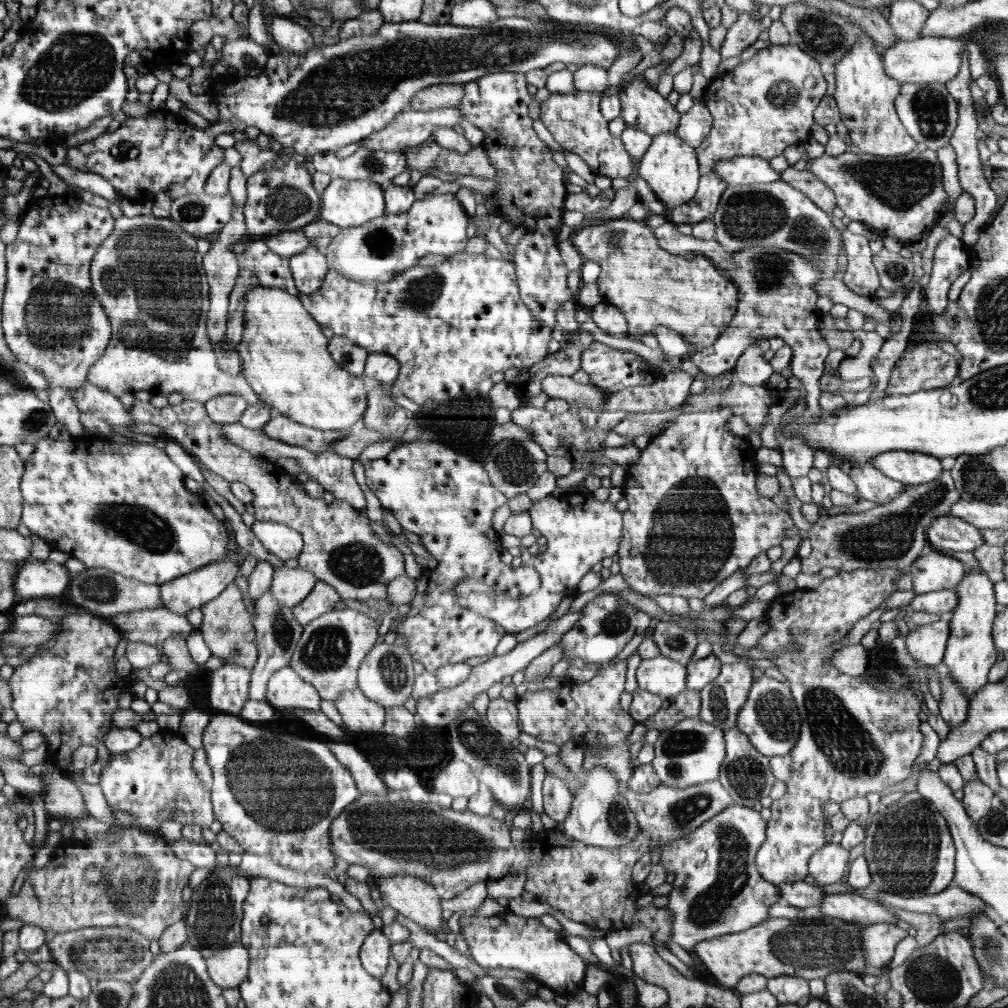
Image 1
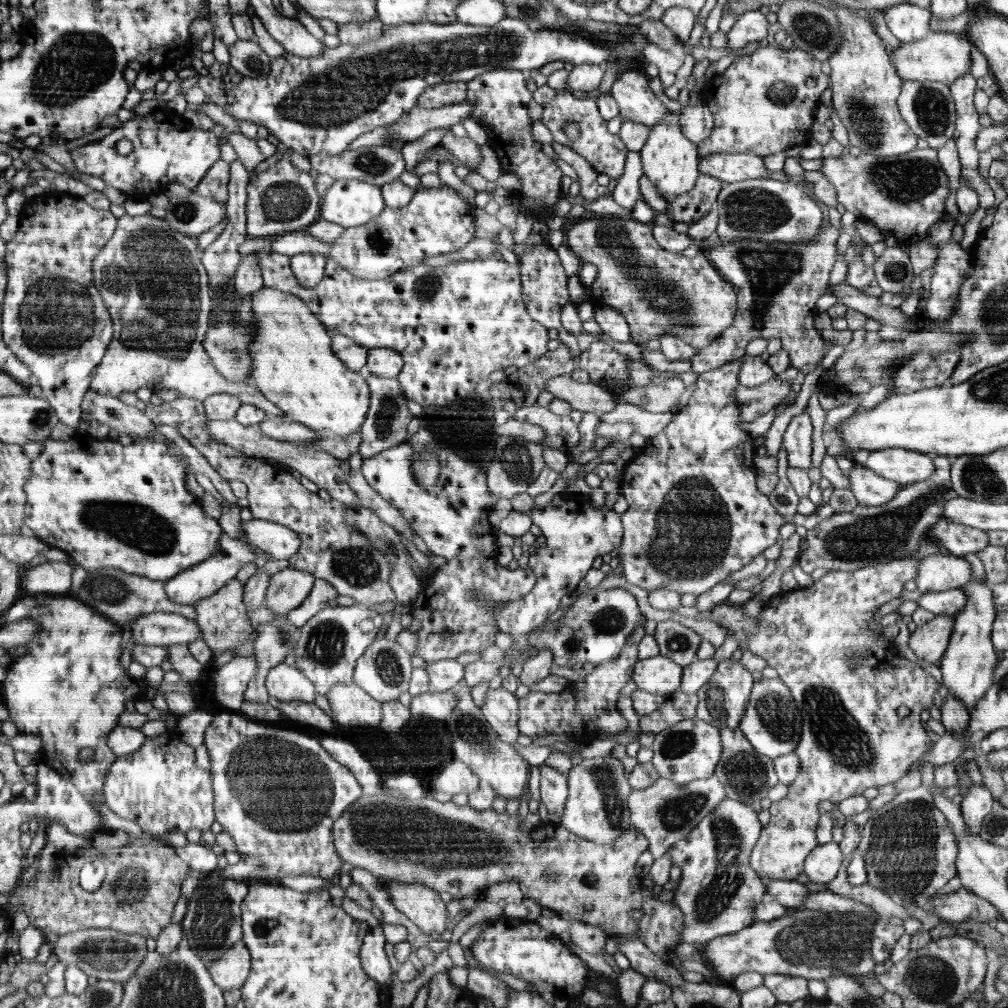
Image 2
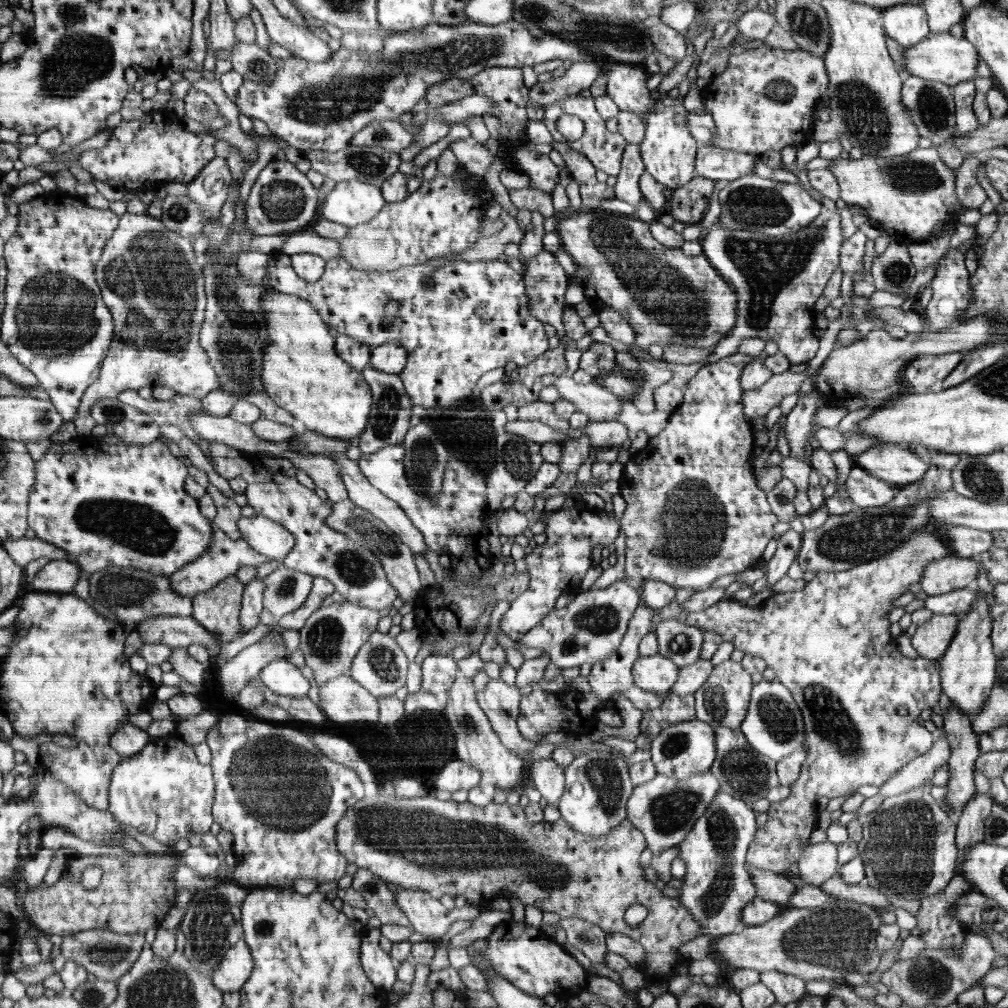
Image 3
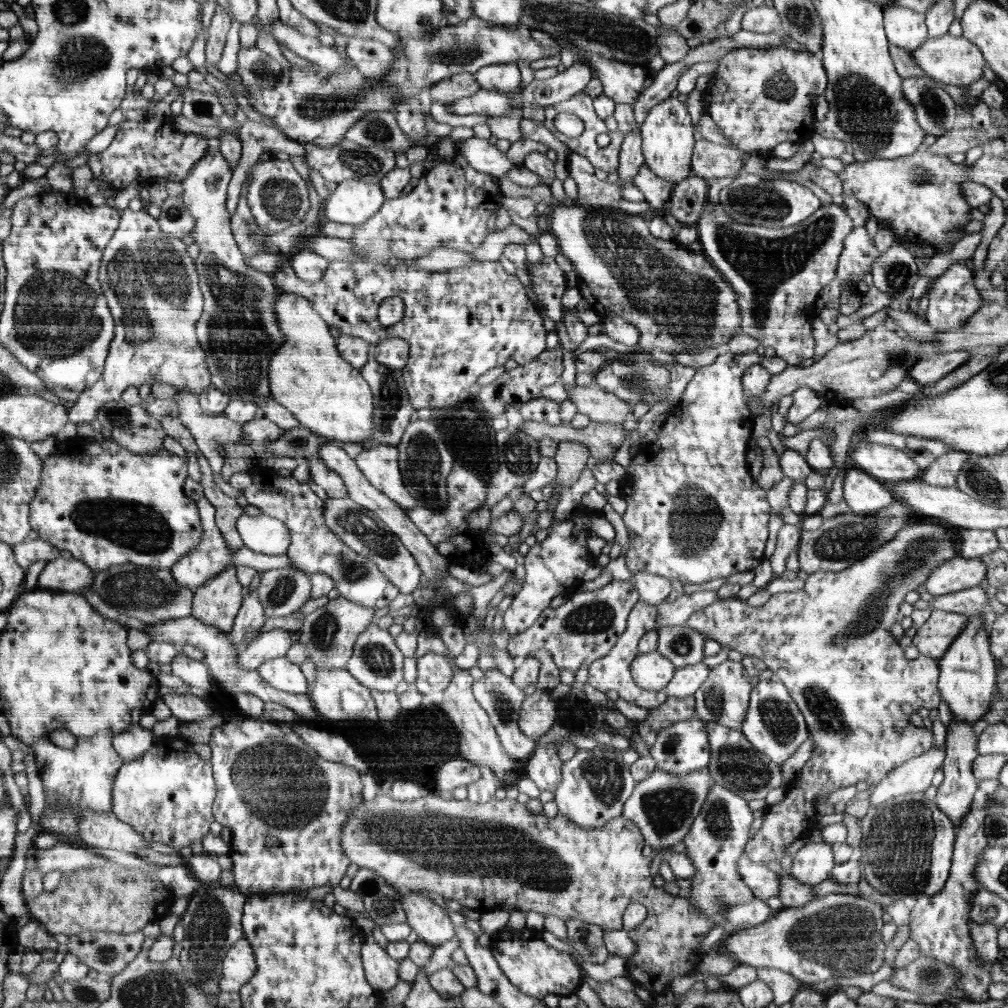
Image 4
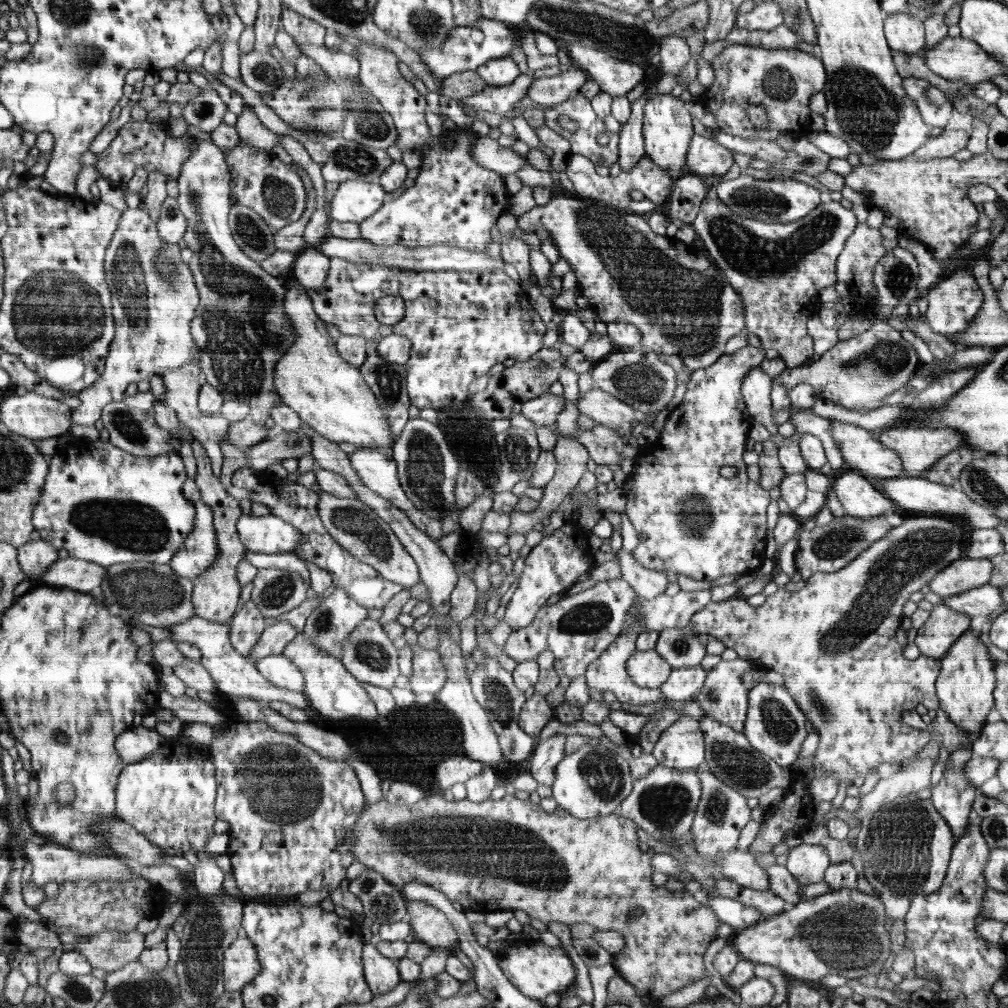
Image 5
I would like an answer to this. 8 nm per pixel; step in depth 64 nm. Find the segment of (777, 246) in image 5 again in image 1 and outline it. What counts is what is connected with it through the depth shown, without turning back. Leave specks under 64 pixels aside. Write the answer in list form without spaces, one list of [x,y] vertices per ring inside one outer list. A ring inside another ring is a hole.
[[[744,247],[730,255],[733,267],[726,271],[739,289],[738,311],[730,326],[711,347],[694,349],[689,358],[700,372],[719,375],[734,369],[740,356],[756,340],[782,338],[792,349],[792,374],[803,383],[803,390],[806,391],[806,413],[809,416],[821,416],[818,380],[824,374],[824,359],[830,348],[818,332],[817,322],[821,313],[816,305],[819,296],[815,284],[826,278],[826,274],[810,259],[778,247]]]

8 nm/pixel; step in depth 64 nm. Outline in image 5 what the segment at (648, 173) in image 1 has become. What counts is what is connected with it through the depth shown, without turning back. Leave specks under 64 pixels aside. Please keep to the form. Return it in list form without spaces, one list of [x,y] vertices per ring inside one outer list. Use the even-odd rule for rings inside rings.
[[[672,95],[650,96],[643,110],[643,137],[645,155],[668,172],[674,180],[690,174],[687,166],[688,151],[694,136],[692,120],[690,120],[687,104]]]

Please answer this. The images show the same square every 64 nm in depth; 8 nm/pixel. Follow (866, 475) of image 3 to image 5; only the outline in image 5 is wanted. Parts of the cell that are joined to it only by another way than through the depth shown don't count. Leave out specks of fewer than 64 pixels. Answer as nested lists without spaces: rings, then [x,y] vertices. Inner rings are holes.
[[[851,471],[832,479],[836,498],[844,507],[845,515],[860,519],[872,519],[886,515],[894,504],[884,497],[876,485],[872,485],[861,473]]]

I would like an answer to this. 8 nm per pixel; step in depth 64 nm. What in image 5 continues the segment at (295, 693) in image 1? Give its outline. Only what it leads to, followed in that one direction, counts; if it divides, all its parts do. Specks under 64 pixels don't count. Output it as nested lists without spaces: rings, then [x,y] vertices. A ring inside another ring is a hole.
[[[270,655],[261,658],[255,667],[259,673],[278,688],[303,692],[305,680],[303,673],[284,655]]]

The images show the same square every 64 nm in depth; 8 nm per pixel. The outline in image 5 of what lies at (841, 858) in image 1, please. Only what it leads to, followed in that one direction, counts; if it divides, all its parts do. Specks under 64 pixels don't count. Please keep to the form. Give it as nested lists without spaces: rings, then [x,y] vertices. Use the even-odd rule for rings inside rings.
[[[796,842],[787,855],[786,867],[799,884],[814,884],[823,880],[823,874],[831,865],[827,850],[819,844]]]

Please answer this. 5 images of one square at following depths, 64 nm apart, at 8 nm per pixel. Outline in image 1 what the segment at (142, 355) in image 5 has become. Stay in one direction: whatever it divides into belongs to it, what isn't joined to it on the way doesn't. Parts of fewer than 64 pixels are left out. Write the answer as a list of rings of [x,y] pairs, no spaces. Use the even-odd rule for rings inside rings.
[[[122,215],[117,218],[115,230],[93,256],[90,274],[92,294],[98,298],[104,312],[112,316],[111,325],[116,328],[116,332],[111,334],[112,344],[107,344],[108,352],[104,351],[88,371],[87,382],[117,397],[133,394],[138,390],[164,396],[179,392],[184,399],[205,403],[215,396],[241,394],[250,405],[266,405],[244,375],[232,376],[219,367],[218,357],[210,347],[207,333],[206,312],[210,302],[202,254],[198,252],[192,234],[184,232],[175,221],[145,215]]]

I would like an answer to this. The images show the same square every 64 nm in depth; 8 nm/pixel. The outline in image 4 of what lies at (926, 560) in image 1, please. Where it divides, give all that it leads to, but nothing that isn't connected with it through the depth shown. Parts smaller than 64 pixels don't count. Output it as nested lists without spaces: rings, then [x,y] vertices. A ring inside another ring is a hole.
[[[958,555],[932,569],[924,582],[934,597],[960,592],[980,585],[986,579],[986,564],[980,559],[964,559]]]

